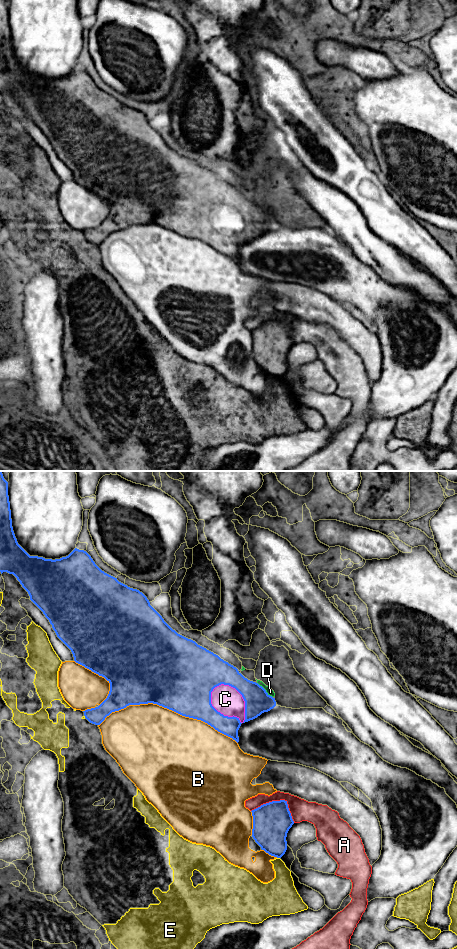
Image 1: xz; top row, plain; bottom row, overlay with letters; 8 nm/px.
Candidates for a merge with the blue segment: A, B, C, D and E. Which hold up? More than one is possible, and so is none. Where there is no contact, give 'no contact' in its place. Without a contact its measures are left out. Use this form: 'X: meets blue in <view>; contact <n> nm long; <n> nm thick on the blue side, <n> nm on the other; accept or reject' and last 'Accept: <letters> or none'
A: meets blue in xz; contact 360 nm long; 300 nm thick on the blue side, 180 nm on the other; reject
B: meets blue in xz; contact 1150 nm long; 500 nm thick on the blue side, 480 nm on the other; reject
C: meets blue in xz; contact 380 nm long; 340 nm thick on the blue side, 220 nm on the other; accept
D: meets blue in xz; contact 180 nm long; 200 nm thick on the blue side, 50 nm on the other; accept
E: meets blue in xz; contact 30 nm long; 280 nm thick on the blue side, 200 nm on the other; reject
Accept: C, D

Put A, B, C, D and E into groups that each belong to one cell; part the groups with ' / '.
A B / C D / E

